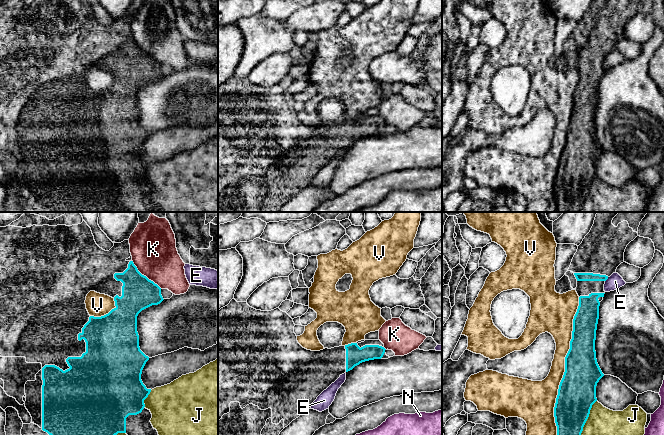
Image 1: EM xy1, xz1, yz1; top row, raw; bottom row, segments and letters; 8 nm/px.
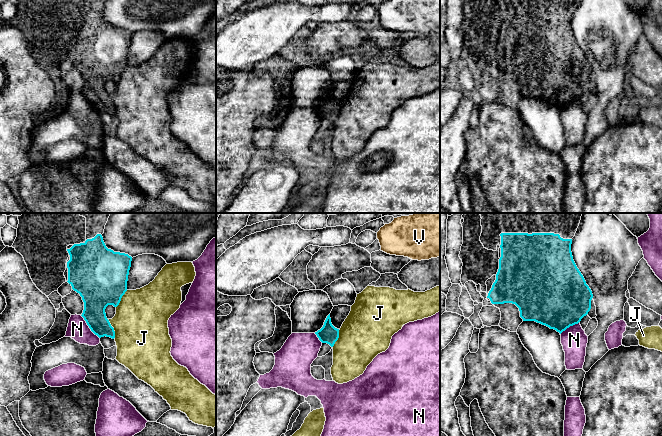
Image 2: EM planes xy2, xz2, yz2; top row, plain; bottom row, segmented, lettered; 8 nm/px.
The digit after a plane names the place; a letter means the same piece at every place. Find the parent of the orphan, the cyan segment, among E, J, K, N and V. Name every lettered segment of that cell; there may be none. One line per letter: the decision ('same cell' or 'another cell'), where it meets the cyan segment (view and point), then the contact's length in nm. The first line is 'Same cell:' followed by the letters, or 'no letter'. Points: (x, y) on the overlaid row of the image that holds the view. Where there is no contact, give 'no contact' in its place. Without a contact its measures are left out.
Same cell: no letter
E: another cell; contact yz1 (607, 278); length 50 nm
J: another cell; contact yz1 (588, 416); length 300 nm
K: another cell; contact xy1 (145, 276); length 340 nm
N: another cell; contact xy2 (89, 327); length 240 nm
V: another cell; contact yz1 (565, 366); length 1100 nm

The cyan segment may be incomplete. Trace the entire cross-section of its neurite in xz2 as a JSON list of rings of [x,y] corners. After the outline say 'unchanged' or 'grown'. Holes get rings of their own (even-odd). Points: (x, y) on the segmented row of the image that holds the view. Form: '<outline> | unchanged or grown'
[[[330,314],[327,316],[323,327],[315,332],[317,337],[322,343],[327,343],[331,347],[334,346],[335,342],[339,338],[339,329],[335,328],[331,323]]] | unchanged

